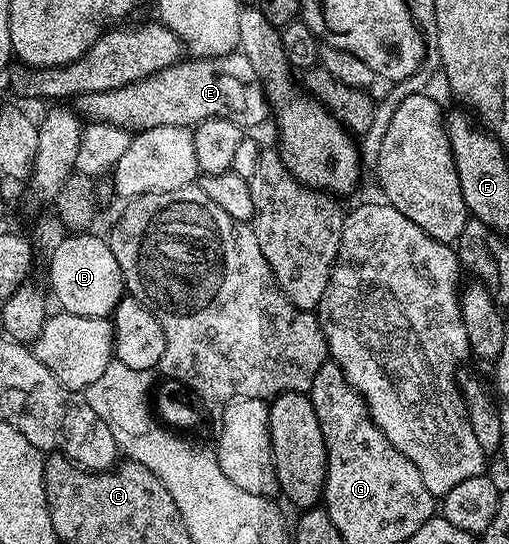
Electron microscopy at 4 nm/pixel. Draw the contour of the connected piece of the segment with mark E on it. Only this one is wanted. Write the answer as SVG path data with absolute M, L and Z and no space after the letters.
M234 53L215 59L191 57L186 61L173 63L151 77L143 77L119 89L76 96L76 114L89 123L106 123L128 133L159 129L163 125L193 129L208 119L226 119L242 129L249 129L270 118L265 86L245 55Z

